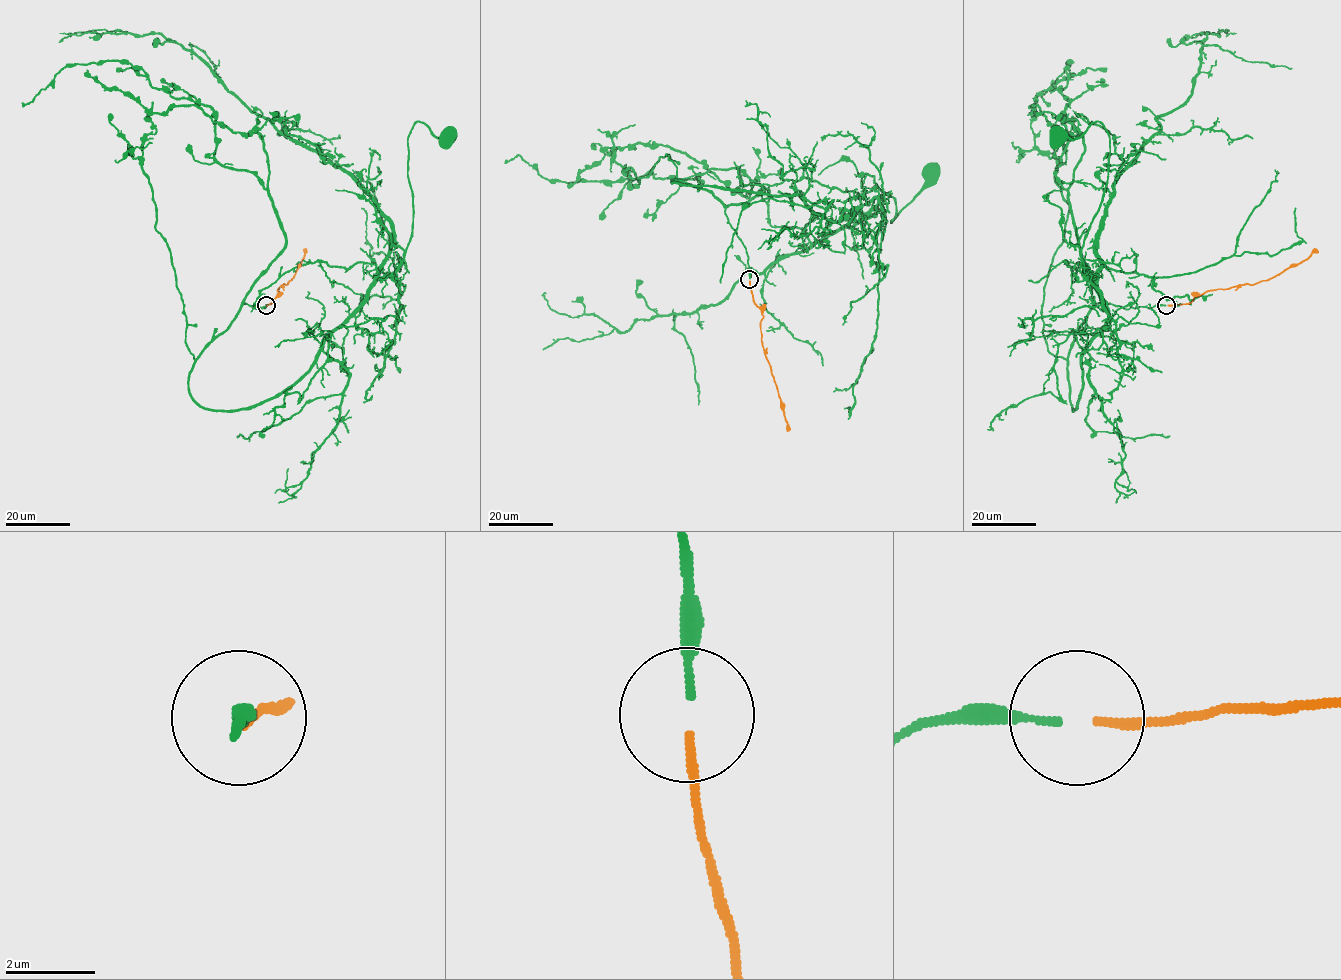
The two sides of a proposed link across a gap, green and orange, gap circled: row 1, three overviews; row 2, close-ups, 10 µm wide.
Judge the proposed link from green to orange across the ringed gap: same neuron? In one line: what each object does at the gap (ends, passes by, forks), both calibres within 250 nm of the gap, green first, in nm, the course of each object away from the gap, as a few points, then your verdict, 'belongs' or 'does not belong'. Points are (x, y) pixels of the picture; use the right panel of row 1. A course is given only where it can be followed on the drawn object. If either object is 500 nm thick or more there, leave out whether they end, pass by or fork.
green ends | orange ends | 160/180 nm | green via (1165, 305), (1094, 305), (1068, 361), (1073, 411), (1108, 313), (1081, 248), (1110, 138), (1099, 122), (1059, 137) | orange via (1167, 305), (1188, 303), (1208, 290), (1267, 280), (1317, 251) | belongs

